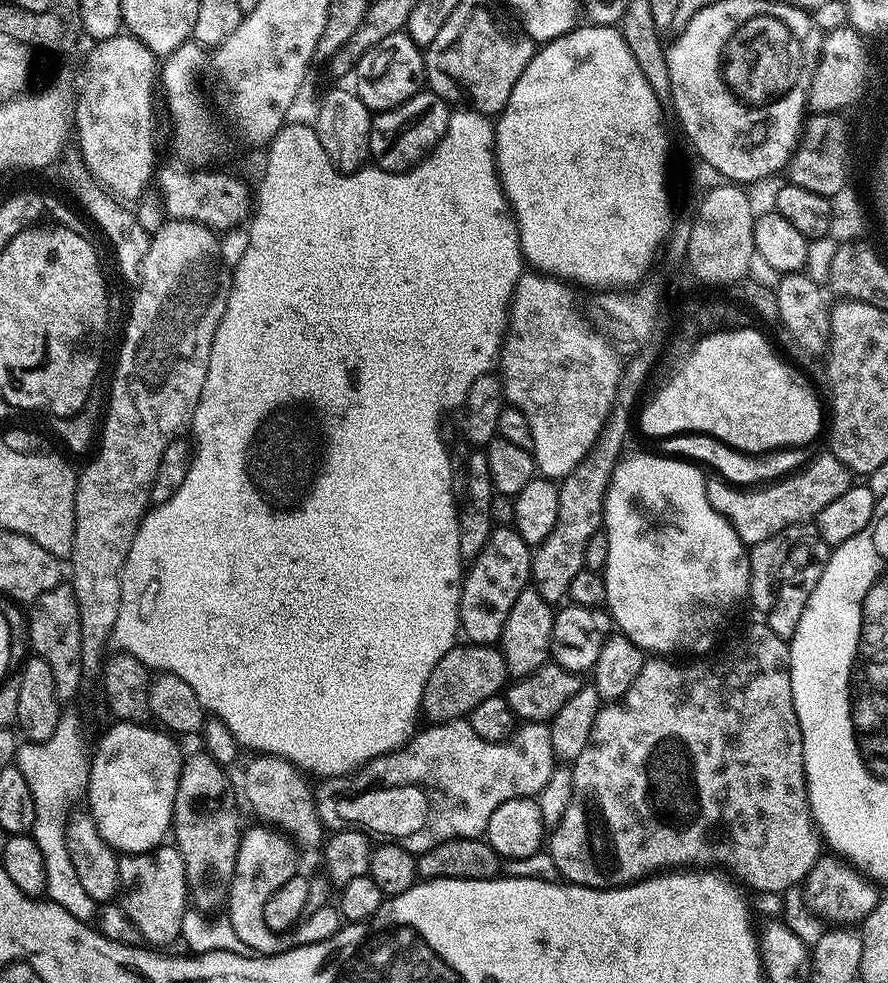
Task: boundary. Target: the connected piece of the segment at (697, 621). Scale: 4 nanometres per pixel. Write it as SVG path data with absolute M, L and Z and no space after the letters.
M636 452L633 456L625 455L616 461L612 467L612 479L608 482L608 489L604 495L604 522L602 531L606 534L610 554L606 554L606 566L603 578L606 582L606 608L612 618L612 623L630 642L643 649L648 654L672 654L668 652L708 652L715 642L715 632L719 630L724 615L741 599L748 595L750 586L750 562L748 561L748 548L738 538L734 526L714 506L710 506L710 498L706 498L708 480L703 476L701 469L692 462L681 462L671 455L652 452Z

